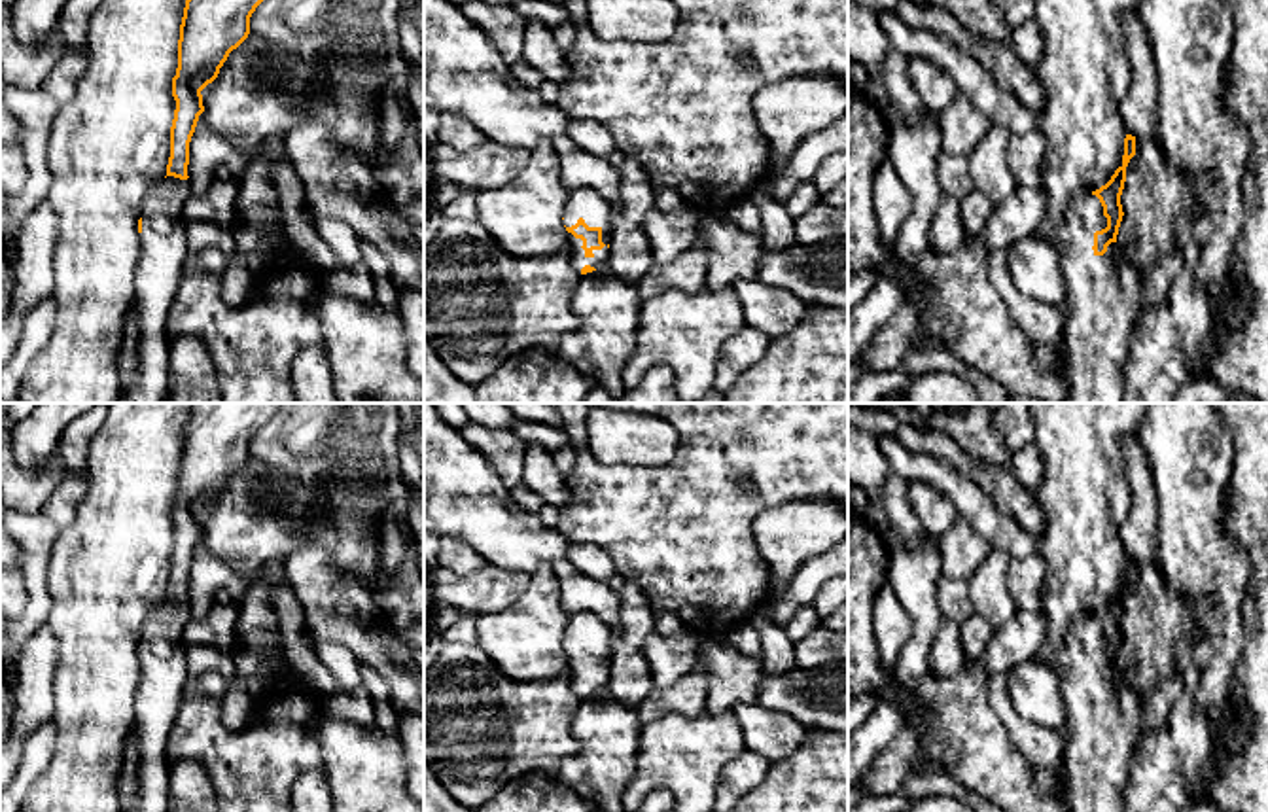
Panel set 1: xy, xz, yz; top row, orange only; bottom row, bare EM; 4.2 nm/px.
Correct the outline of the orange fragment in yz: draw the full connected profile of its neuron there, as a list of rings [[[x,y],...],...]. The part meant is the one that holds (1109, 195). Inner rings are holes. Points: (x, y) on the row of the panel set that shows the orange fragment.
[[[1126,134],[1122,165],[1092,193],[1077,195],[1058,229],[1069,320],[1064,344],[1071,358],[1067,403],[1126,403],[1130,333],[1141,310],[1136,254],[1117,244],[1120,195],[1136,136]]]

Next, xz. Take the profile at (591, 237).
[[[589,187],[570,191],[562,220],[572,267],[577,273],[587,274],[606,267],[613,231],[611,216],[613,206],[598,191]]]

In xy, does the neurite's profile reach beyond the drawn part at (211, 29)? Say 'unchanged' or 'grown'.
grown

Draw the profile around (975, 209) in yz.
[[[975,189],[960,201],[960,208],[963,218],[965,240],[969,240],[980,235],[995,204],[986,195]]]

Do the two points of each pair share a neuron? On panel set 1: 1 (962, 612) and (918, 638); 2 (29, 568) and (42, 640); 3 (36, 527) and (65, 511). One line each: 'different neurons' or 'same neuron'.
1: different neurons
2: different neurons
3: different neurons

